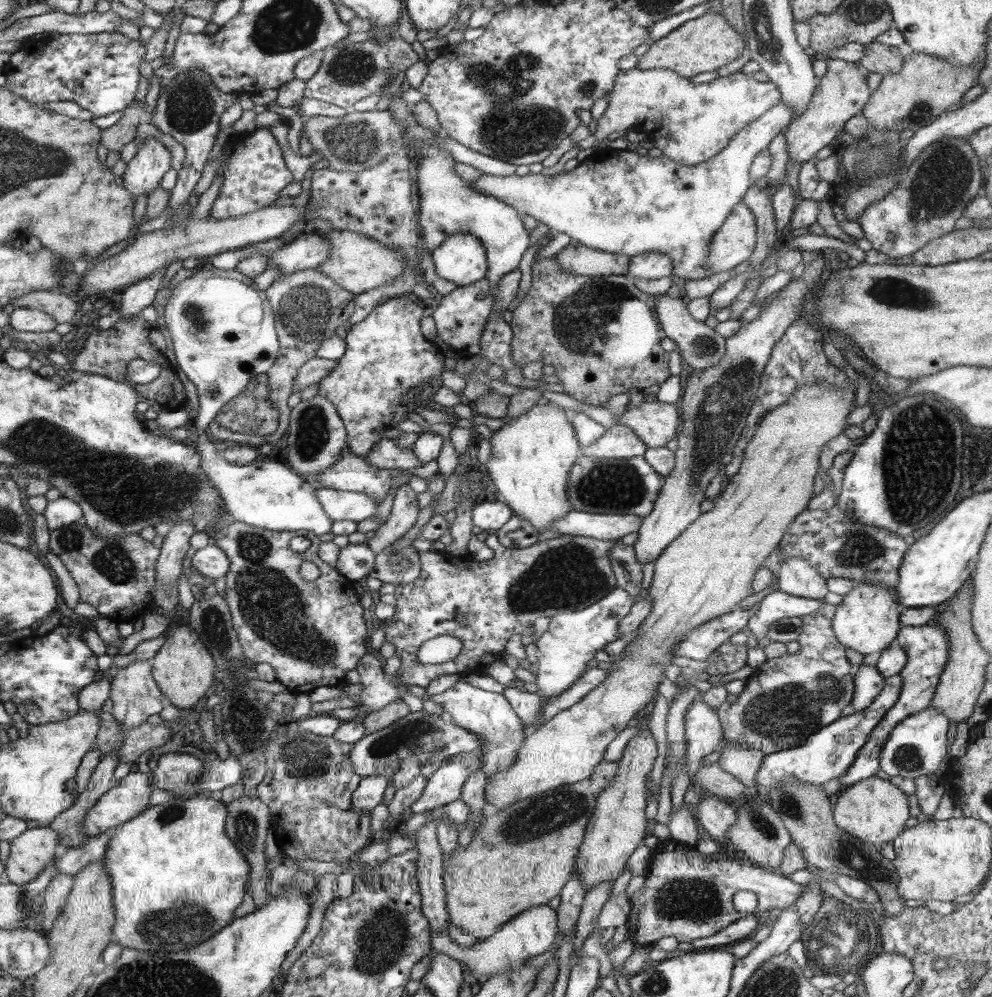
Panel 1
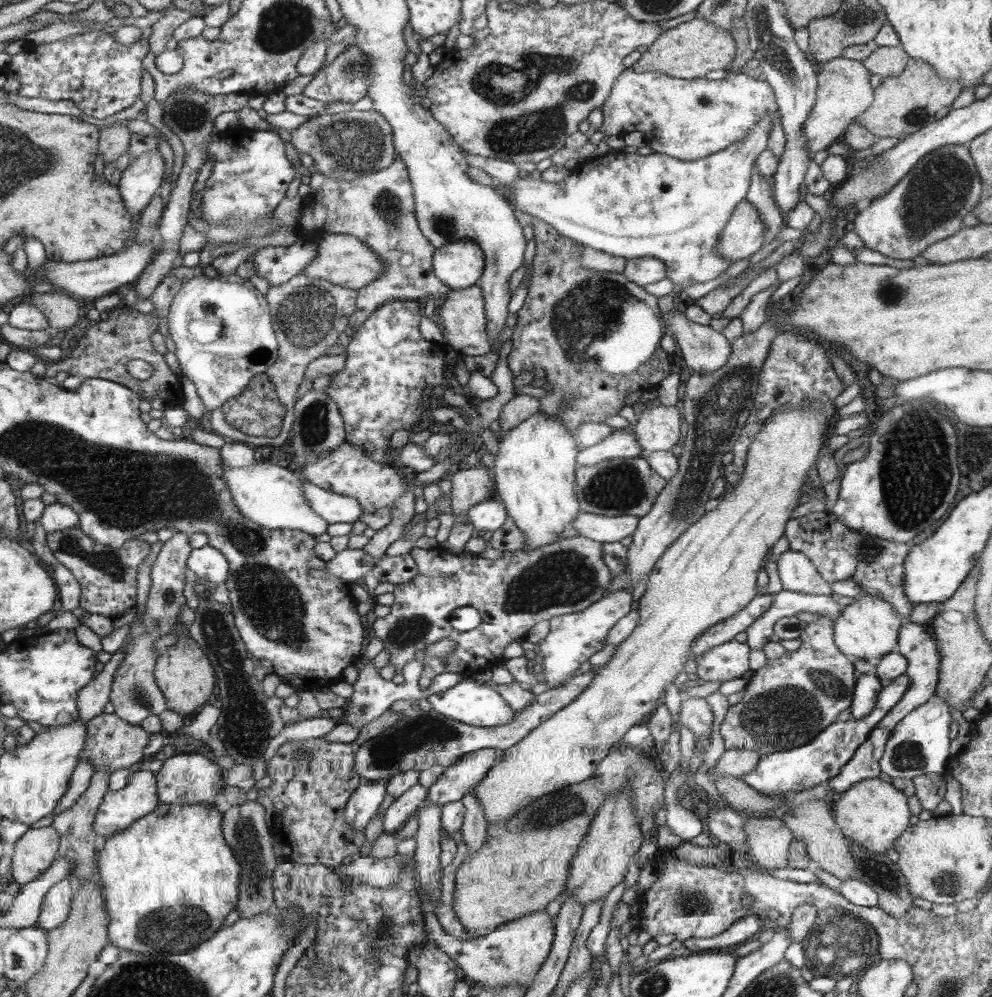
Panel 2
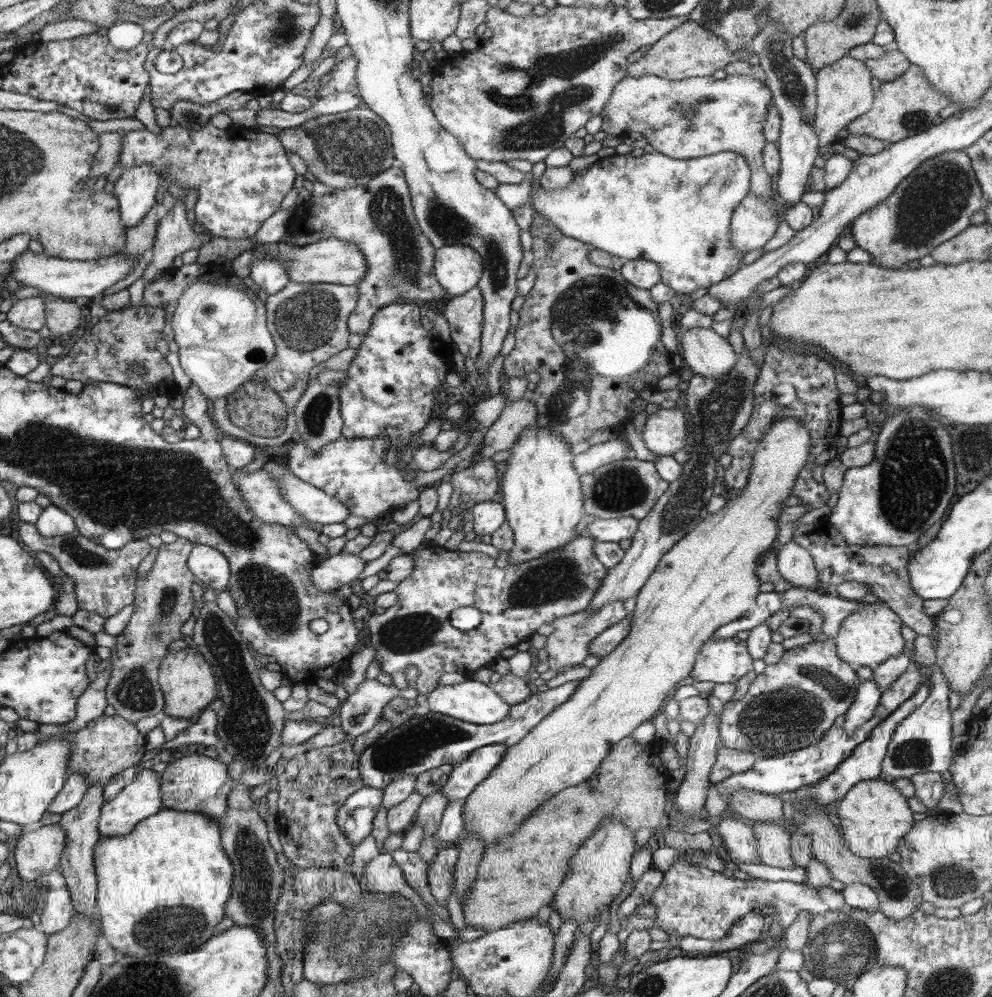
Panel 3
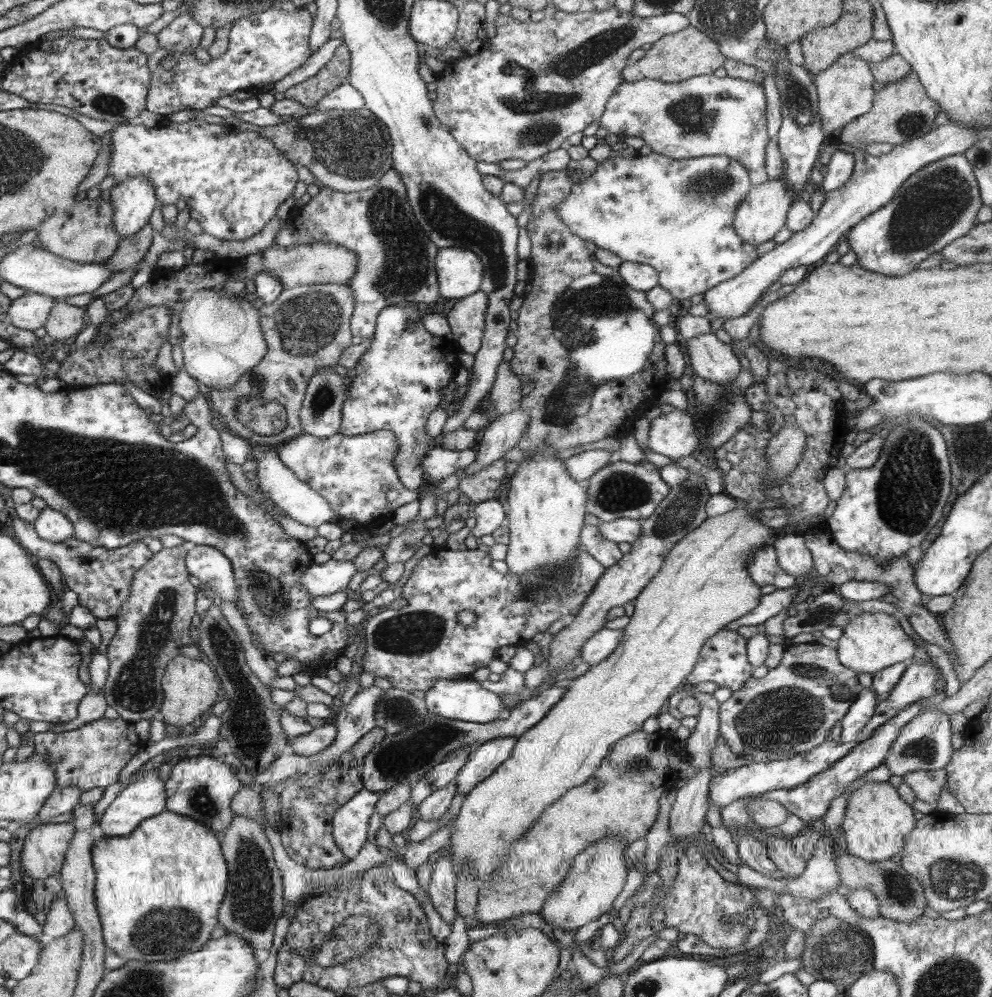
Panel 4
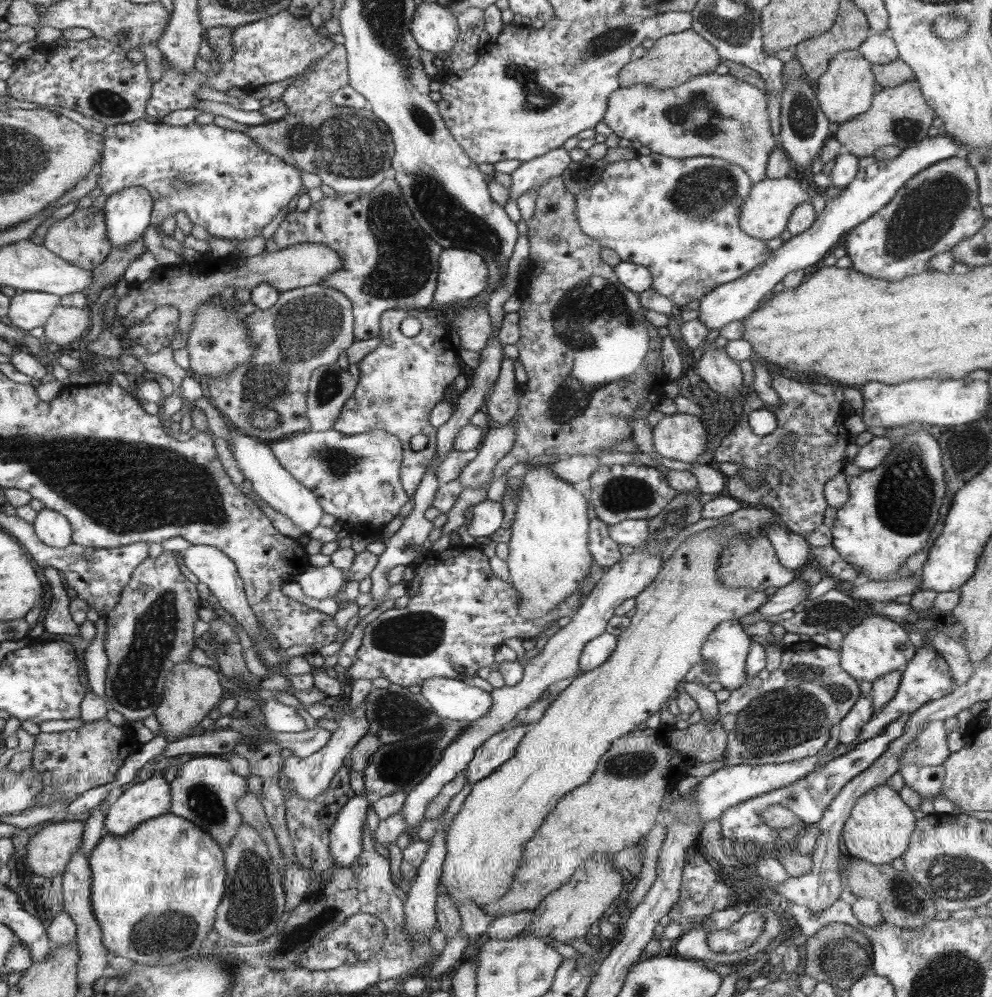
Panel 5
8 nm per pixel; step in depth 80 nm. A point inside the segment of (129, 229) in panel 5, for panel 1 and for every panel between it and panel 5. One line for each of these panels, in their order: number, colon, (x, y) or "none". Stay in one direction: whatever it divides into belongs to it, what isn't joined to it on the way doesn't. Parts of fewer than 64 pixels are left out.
1: (146, 169)
2: (140, 181)
3: (136, 188)
4: (133, 200)

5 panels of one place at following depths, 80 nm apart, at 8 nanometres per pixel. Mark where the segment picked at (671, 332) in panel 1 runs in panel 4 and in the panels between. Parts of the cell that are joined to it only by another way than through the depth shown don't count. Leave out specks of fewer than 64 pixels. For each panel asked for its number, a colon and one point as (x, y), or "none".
2: (704, 350)
3: (709, 355)
4: (712, 359)

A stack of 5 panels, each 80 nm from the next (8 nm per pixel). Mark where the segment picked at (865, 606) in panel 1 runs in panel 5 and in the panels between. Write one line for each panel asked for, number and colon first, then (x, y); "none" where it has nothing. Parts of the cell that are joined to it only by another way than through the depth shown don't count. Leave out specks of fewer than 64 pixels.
2: (869, 627)
3: (871, 635)
4: (870, 642)
5: (877, 645)

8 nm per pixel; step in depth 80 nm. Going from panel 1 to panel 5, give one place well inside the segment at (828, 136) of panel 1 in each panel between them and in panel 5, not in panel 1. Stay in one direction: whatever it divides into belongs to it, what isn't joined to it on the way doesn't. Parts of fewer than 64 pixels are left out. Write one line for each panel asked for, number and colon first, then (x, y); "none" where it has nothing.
2: (844, 91)
3: (844, 92)
4: (844, 90)
5: (846, 89)

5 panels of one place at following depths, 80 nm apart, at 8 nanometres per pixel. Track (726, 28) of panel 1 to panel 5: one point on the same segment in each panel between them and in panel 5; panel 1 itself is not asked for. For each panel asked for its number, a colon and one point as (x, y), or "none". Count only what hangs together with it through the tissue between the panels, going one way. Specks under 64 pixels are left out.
2: (691, 50)
3: (690, 51)
4: (680, 56)
5: (674, 59)

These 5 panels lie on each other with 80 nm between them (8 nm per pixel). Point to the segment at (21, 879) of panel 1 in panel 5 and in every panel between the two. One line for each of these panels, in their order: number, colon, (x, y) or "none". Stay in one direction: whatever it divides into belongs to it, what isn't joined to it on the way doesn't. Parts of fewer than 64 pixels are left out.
2: (35, 852)
3: (38, 851)
4: (43, 852)
5: (49, 850)

